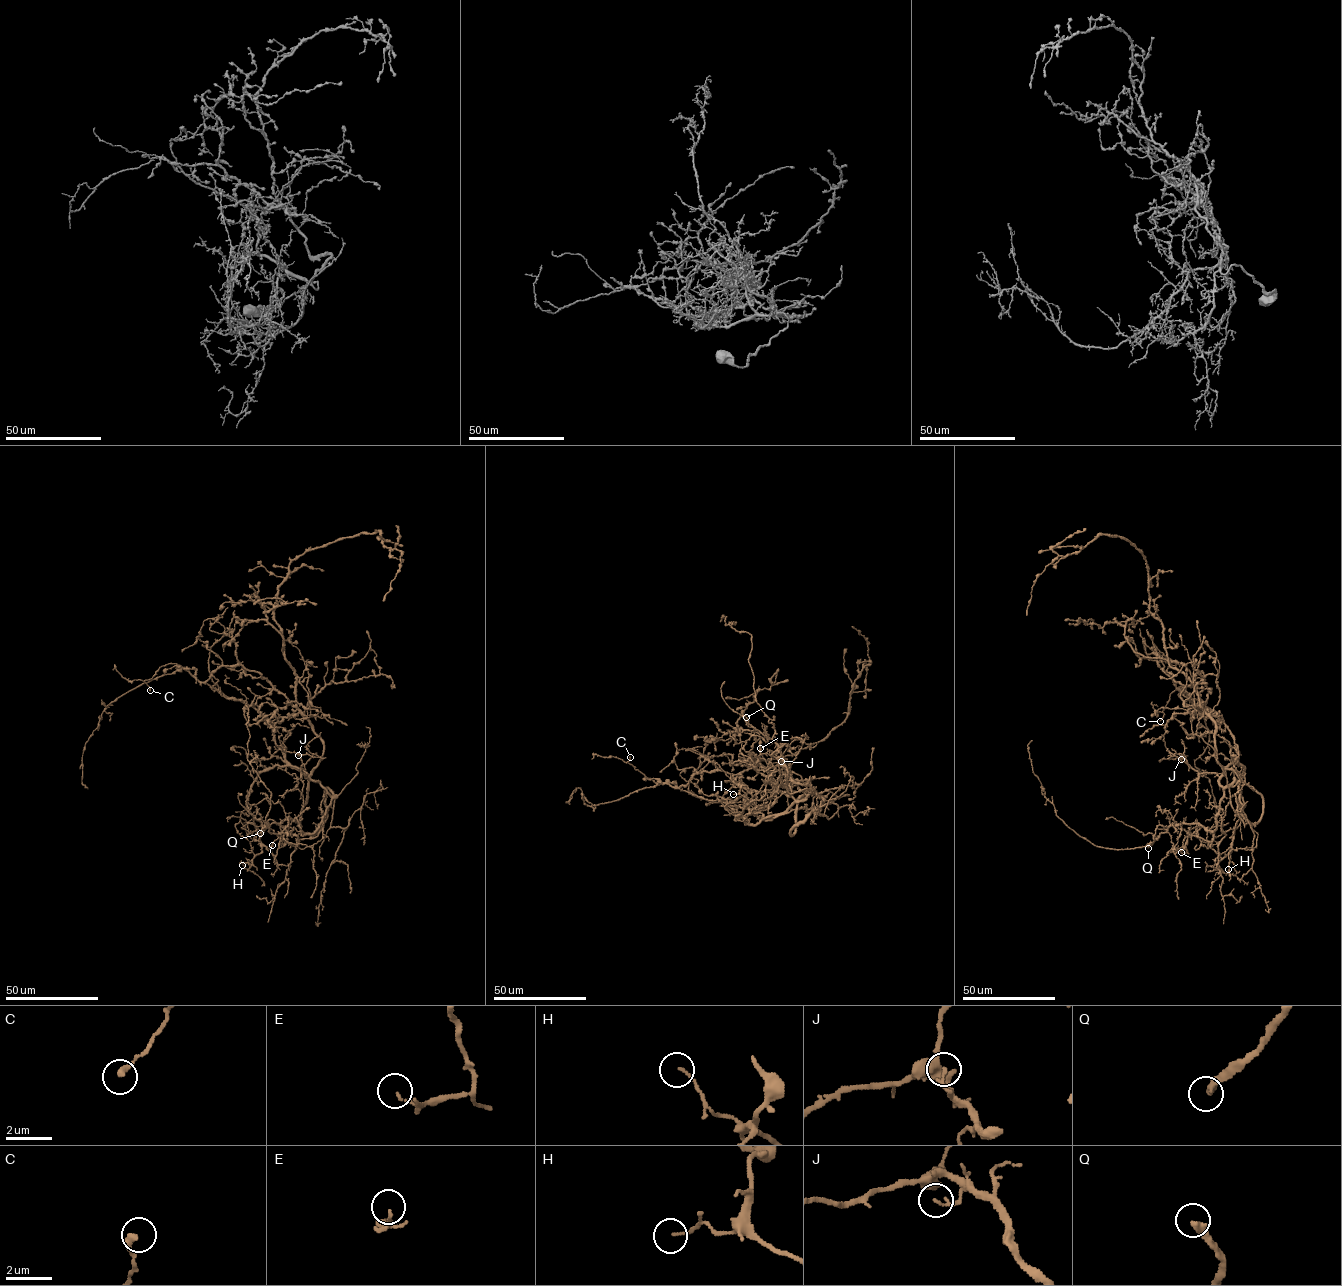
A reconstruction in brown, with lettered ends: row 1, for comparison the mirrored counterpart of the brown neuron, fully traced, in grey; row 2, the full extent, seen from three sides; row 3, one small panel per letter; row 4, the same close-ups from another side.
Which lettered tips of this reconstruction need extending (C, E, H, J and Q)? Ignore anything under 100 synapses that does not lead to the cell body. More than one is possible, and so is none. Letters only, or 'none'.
Q

